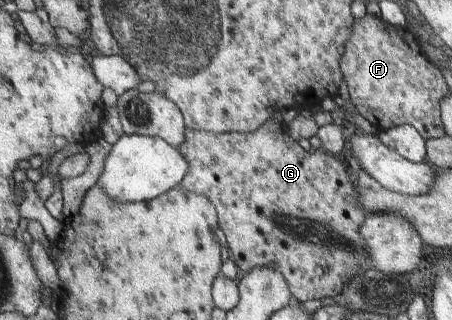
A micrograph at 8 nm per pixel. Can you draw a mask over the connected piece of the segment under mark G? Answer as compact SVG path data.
M270 118L265 125L262 125L254 132L238 132L232 131L228 133L212 133L204 129L187 127L185 132L184 144L180 147L182 154L190 160L190 174L186 174L182 184L186 190L196 194L204 194L214 202L217 207L219 216L219 226L226 236L228 242L228 250L230 258L240 268L242 274L248 274L253 267L256 266L278 266L282 270L282 274L286 274L286 280L293 290L293 298L298 301L314 300L321 298L330 298L342 292L344 285L348 288L352 276L356 274L364 274L368 268L373 268L374 262L370 260L369 247L366 246L366 238L362 238L362 225L365 224L366 218L369 217L369 211L362 206L358 194L357 180L350 180L346 164L336 155L330 154L329 151L319 148L317 150L304 150L298 142L292 140L290 136L284 134L284 128L280 124L272 124L275 122Z

